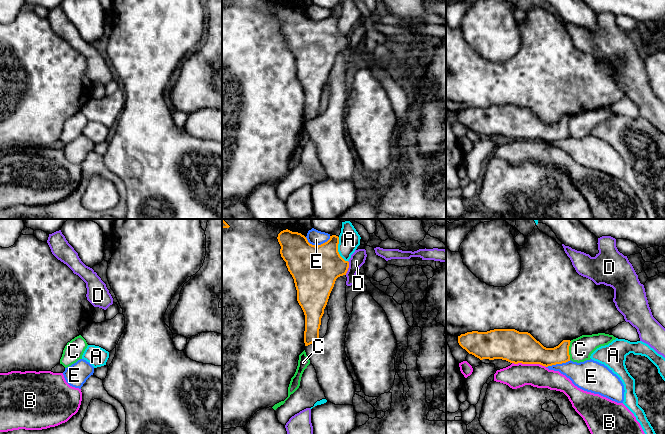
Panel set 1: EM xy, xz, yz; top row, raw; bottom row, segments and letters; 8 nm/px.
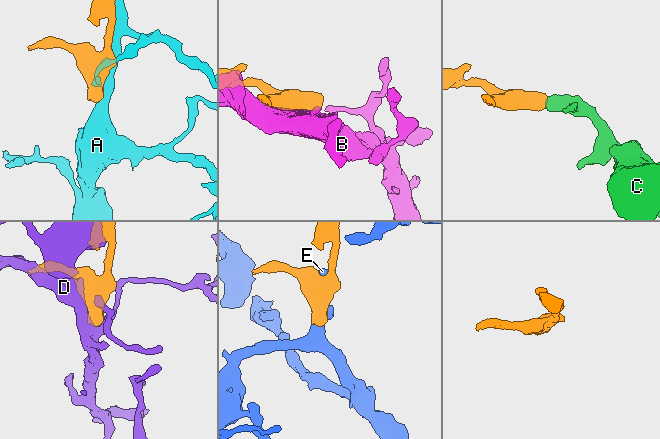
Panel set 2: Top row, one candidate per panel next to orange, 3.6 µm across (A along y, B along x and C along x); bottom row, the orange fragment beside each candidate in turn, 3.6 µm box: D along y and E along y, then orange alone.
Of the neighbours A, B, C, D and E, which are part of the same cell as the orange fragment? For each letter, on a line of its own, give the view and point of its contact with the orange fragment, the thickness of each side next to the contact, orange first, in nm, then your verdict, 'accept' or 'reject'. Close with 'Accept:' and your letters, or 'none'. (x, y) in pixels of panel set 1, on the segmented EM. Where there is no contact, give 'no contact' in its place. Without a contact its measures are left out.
A: meets orange in xz at (337, 250); 380 nm thick on the orange side, 170 nm on the other; reject
B: meets orange in yz at (529, 363); 260 nm thick on the orange side, 190 nm on the other; reject
C: meets orange in yz at (568, 350); 160 nm thick on the orange side, 190 nm on the other; reject
D: meets orange in xz at (348, 267); 360 nm thick on the orange side, 120 nm on the other; reject
E: meets orange in xz at (318, 245); 380 nm thick on the orange side, 120 nm on the other; reject
Accept: none

